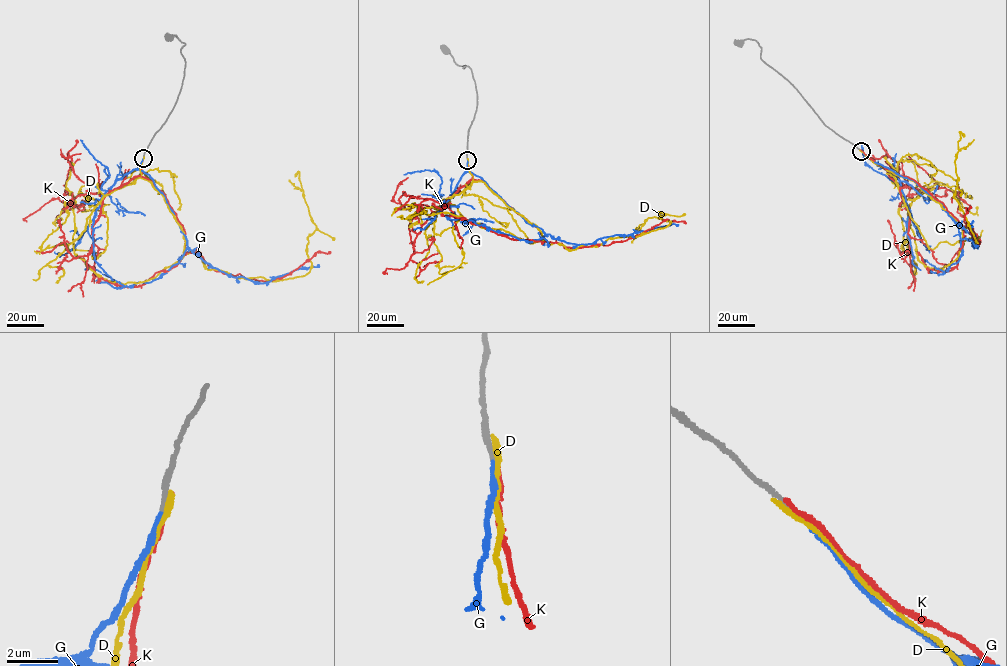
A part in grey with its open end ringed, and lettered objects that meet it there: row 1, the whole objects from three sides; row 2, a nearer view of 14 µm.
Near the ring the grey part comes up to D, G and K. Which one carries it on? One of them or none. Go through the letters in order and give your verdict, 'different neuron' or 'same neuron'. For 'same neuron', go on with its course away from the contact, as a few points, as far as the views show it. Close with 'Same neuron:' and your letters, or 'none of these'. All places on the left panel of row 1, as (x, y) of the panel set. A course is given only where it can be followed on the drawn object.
D: different neuron
G: same neuron; course (143, 158), (138, 169), (147, 174), (164, 195), (187, 246), (213, 267), (234, 277), (266, 283), (319, 265)
K: different neuron
Same neuron: G

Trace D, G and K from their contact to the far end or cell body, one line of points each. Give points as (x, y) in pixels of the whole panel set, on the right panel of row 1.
D: (860, 150), (914, 182), (961, 227), (966, 223), (978, 243), (954, 197), (954, 161), (963, 137)
G: (861, 151), (872, 161), (911, 179), (940, 202), (957, 224), (974, 237), (973, 246), (973, 221)
K: (861, 150), (943, 203), (961, 225), (973, 230), (978, 243), (964, 216), (971, 206)

